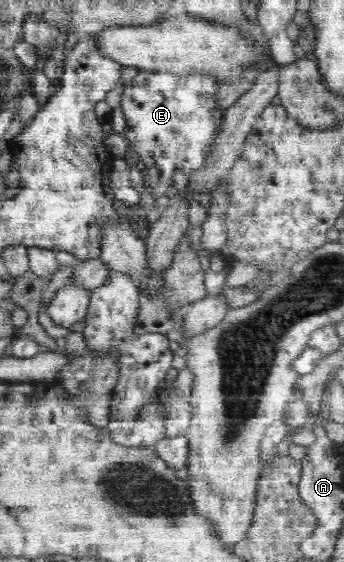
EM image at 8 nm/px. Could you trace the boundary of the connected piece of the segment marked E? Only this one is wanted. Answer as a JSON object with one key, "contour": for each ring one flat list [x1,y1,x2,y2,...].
{"contour":[[141,70,131,83,125,84,121,111,126,118,126,139,146,164,145,184,154,199,168,194,176,182,172,175,178,170,186,175,194,174,206,164,206,156,223,124,224,110,216,101,218,88,218,83,210,77,174,76]]}

